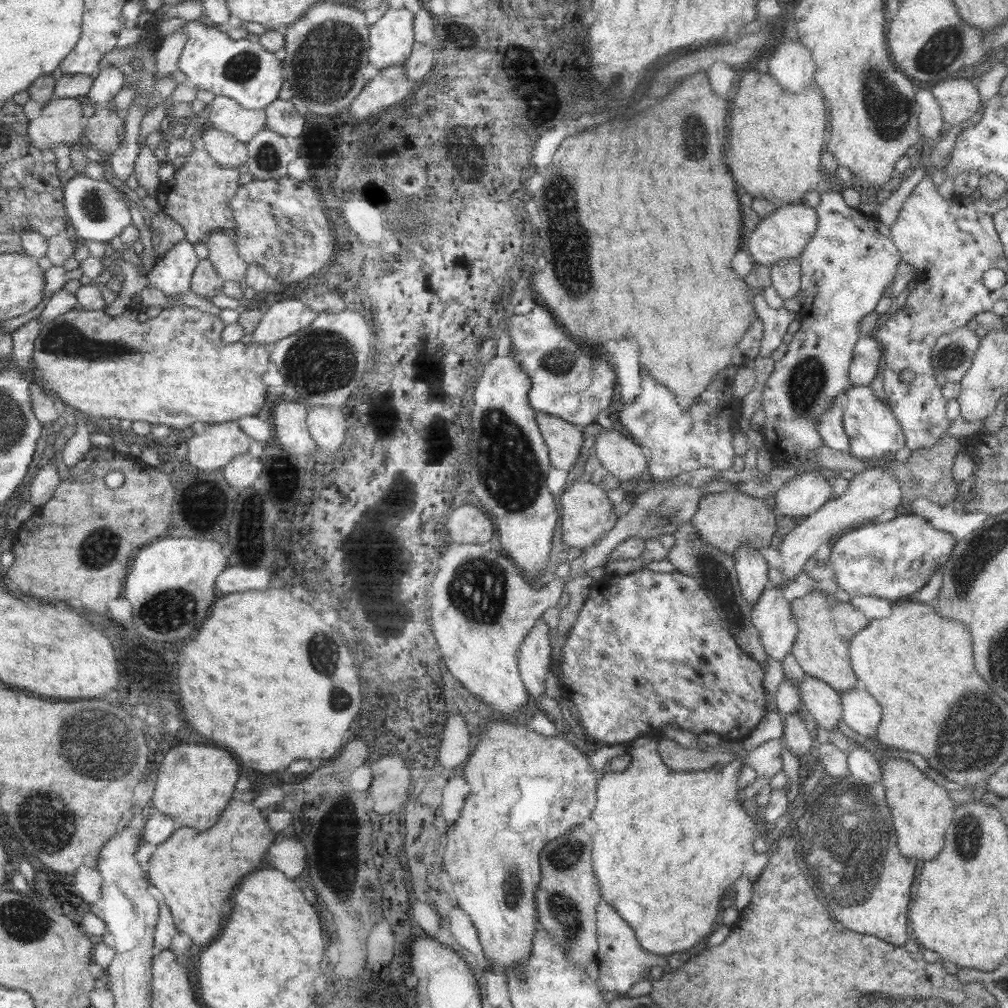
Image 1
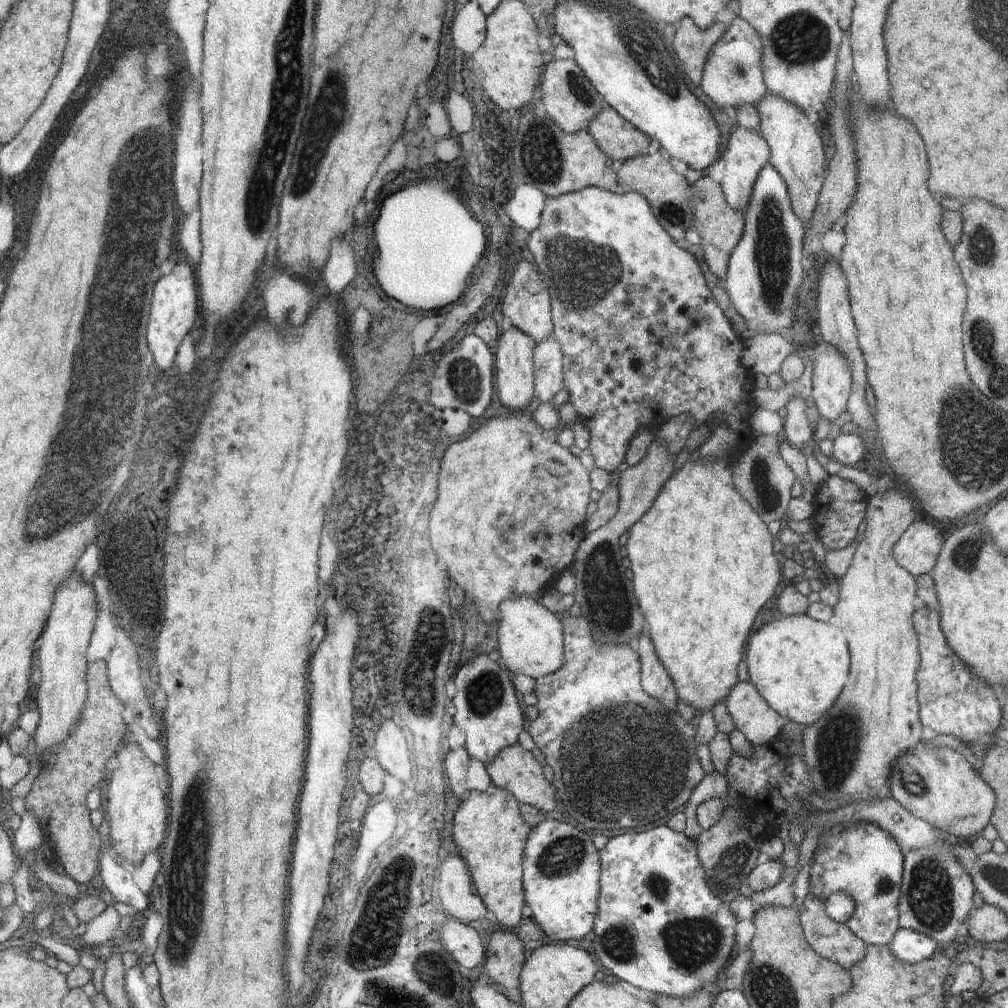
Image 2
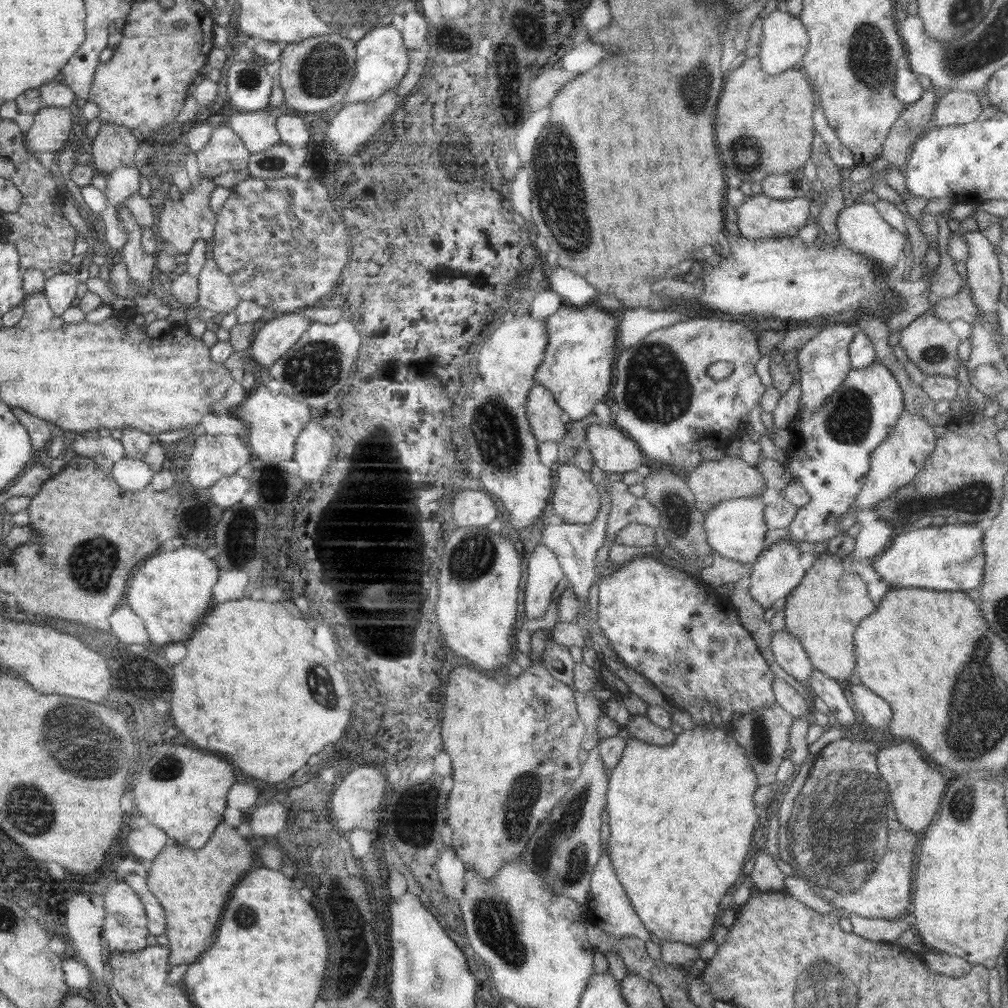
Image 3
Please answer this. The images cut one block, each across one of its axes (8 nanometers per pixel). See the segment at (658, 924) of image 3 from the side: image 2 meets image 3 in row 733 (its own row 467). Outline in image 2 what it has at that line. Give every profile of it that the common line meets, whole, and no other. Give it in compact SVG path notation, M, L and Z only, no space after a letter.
M702 456L696 461L688 461L681 457L673 475L660 488L658 496L654 498L652 506L648 508L648 512L634 524L628 528L629 538L623 549L624 553L630 559L630 566L633 572L633 589L638 598L638 604L642 608L644 618L648 620L648 632L650 632L650 640L656 648L656 654L660 662L666 668L666 672L674 681L676 692L686 704L692 706L699 715L701 712L712 710L714 704L718 704L720 700L726 700L730 694L730 690L738 682L738 664L742 662L745 655L746 640L748 636L756 629L759 624L758 612L764 608L764 604L776 594L776 588L780 584L781 570L778 560L774 555L773 536L767 529L767 524L758 516L758 513L748 504L748 501L734 488L734 482L730 467L720 460L720 458L710 458L704 460Z

